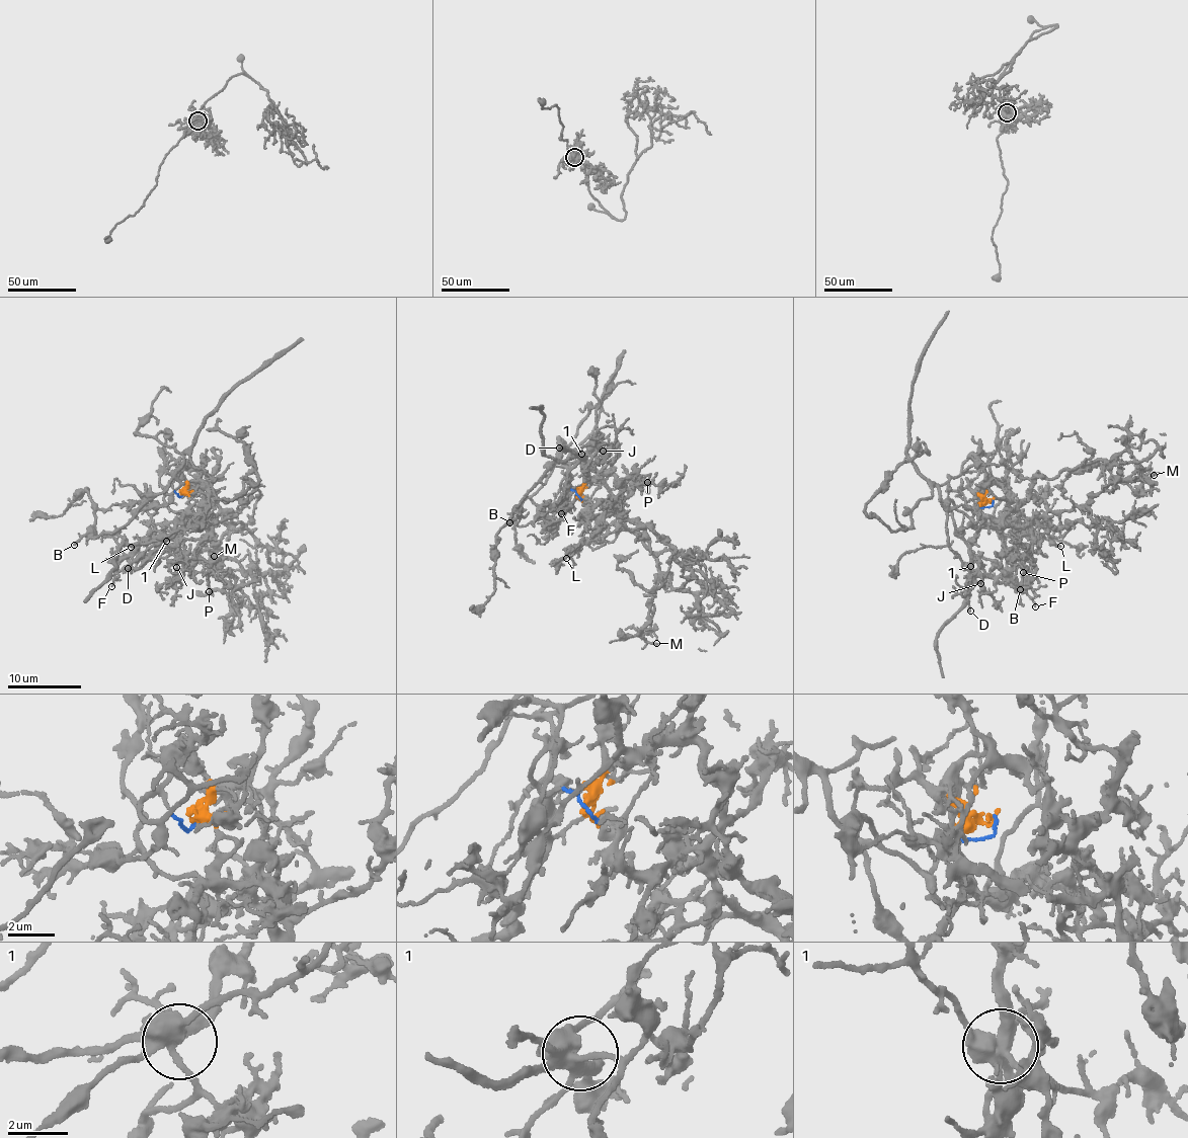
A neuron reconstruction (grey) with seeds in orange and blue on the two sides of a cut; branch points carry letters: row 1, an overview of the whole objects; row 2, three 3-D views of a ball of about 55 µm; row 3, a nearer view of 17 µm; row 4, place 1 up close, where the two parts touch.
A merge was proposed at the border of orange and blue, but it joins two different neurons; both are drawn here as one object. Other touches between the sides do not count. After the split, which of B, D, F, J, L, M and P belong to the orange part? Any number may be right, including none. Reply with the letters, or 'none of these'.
F, J, L, M, P

